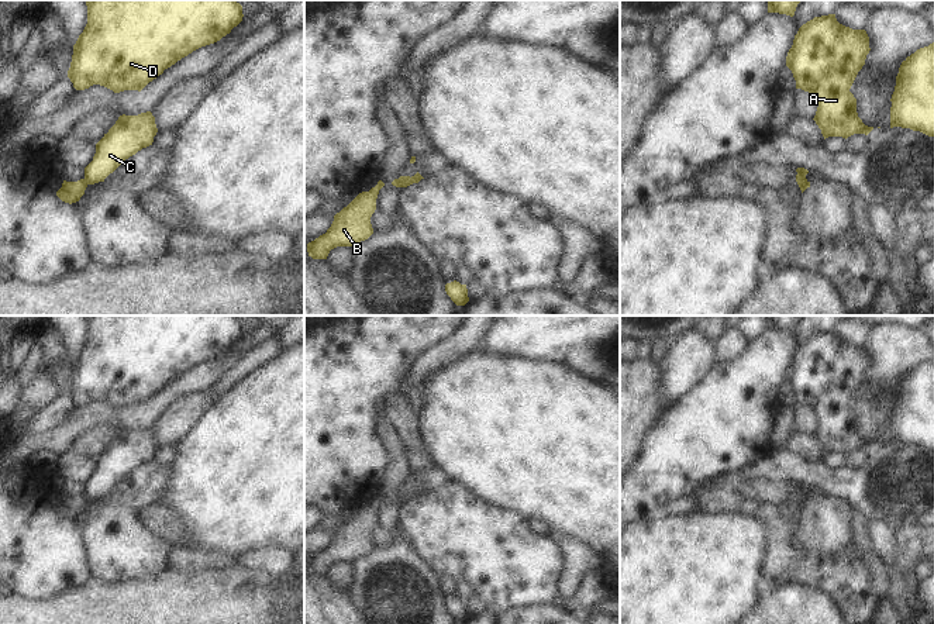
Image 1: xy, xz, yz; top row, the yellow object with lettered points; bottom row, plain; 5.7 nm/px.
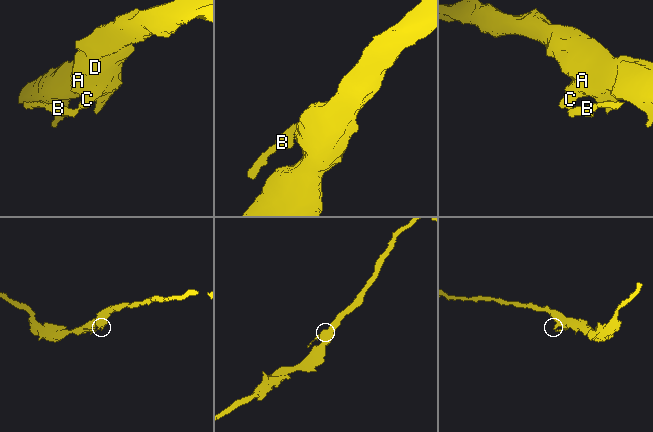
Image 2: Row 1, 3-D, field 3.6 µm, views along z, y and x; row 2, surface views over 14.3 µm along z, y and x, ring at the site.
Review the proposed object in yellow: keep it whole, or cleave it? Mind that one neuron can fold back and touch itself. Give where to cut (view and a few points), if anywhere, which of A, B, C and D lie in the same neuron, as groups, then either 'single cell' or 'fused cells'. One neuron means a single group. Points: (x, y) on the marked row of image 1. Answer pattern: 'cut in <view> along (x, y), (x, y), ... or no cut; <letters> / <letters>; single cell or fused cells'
cut in xy along (83, 179), (88, 183); A C D / B; fused cells

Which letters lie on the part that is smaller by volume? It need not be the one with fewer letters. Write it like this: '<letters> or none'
B.

